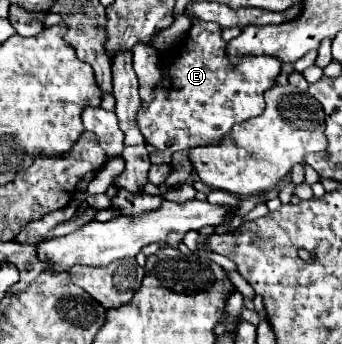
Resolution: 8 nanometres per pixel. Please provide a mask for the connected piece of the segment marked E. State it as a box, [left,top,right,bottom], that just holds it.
[138,21,280,151]

